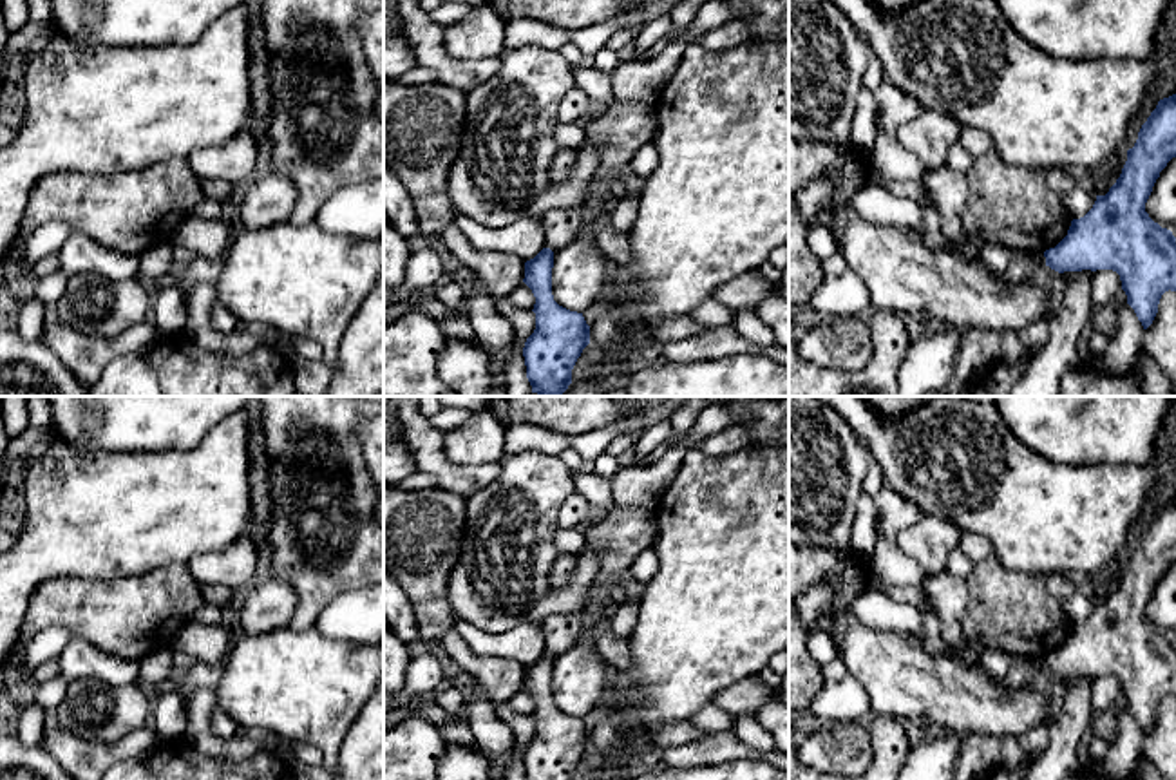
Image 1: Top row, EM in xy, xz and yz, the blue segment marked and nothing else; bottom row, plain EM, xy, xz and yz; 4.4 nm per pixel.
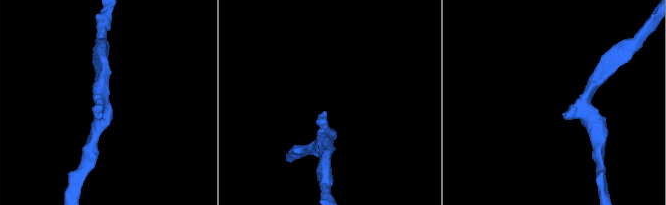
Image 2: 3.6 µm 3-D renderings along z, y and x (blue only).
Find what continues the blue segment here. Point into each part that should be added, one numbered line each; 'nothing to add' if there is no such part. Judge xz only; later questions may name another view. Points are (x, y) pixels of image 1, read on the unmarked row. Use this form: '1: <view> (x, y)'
nothing to add

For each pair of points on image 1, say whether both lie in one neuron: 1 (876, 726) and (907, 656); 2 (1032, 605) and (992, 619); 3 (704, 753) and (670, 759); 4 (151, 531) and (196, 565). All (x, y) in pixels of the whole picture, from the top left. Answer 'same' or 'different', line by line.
1: different
2: same
3: same
4: different

